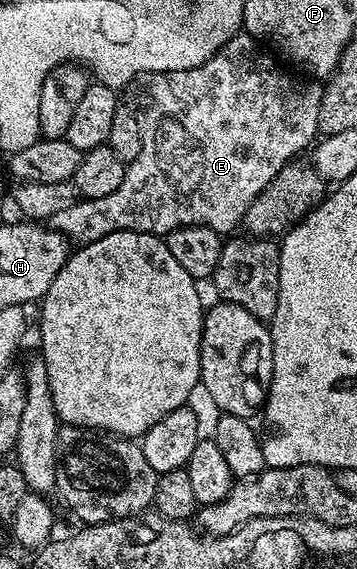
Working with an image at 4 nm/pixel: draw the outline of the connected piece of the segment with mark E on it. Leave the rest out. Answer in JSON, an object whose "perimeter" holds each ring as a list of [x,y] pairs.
{"perimeter":[[[239,32],[235,36],[231,36],[231,40],[227,40],[227,44],[223,44],[223,48],[219,48],[217,54],[195,68],[180,70],[179,72],[142,74],[140,78],[134,78],[131,83],[131,91],[133,90],[131,106],[136,111],[139,128],[143,132],[143,148],[139,152],[139,156],[135,161],[126,165],[123,184],[119,184],[119,188],[115,188],[115,192],[98,198],[86,198],[78,201],[76,206],[67,208],[67,212],[59,212],[59,216],[51,219],[52,229],[61,231],[66,238],[77,244],[94,242],[111,232],[119,232],[120,230],[134,230],[144,234],[164,236],[180,226],[206,226],[219,235],[232,235],[236,231],[233,229],[238,229],[241,226],[241,218],[247,212],[249,205],[255,200],[255,196],[259,196],[259,192],[263,192],[263,188],[267,188],[267,184],[271,184],[271,180],[288,162],[294,161],[300,155],[297,154],[300,150],[306,149],[305,151],[308,151],[314,145],[319,134],[317,121],[319,120],[319,108],[321,107],[322,83],[317,80],[300,82],[299,79],[292,78],[272,58],[274,55],[268,49],[265,49],[266,51],[261,49],[265,48],[252,34]]]}

